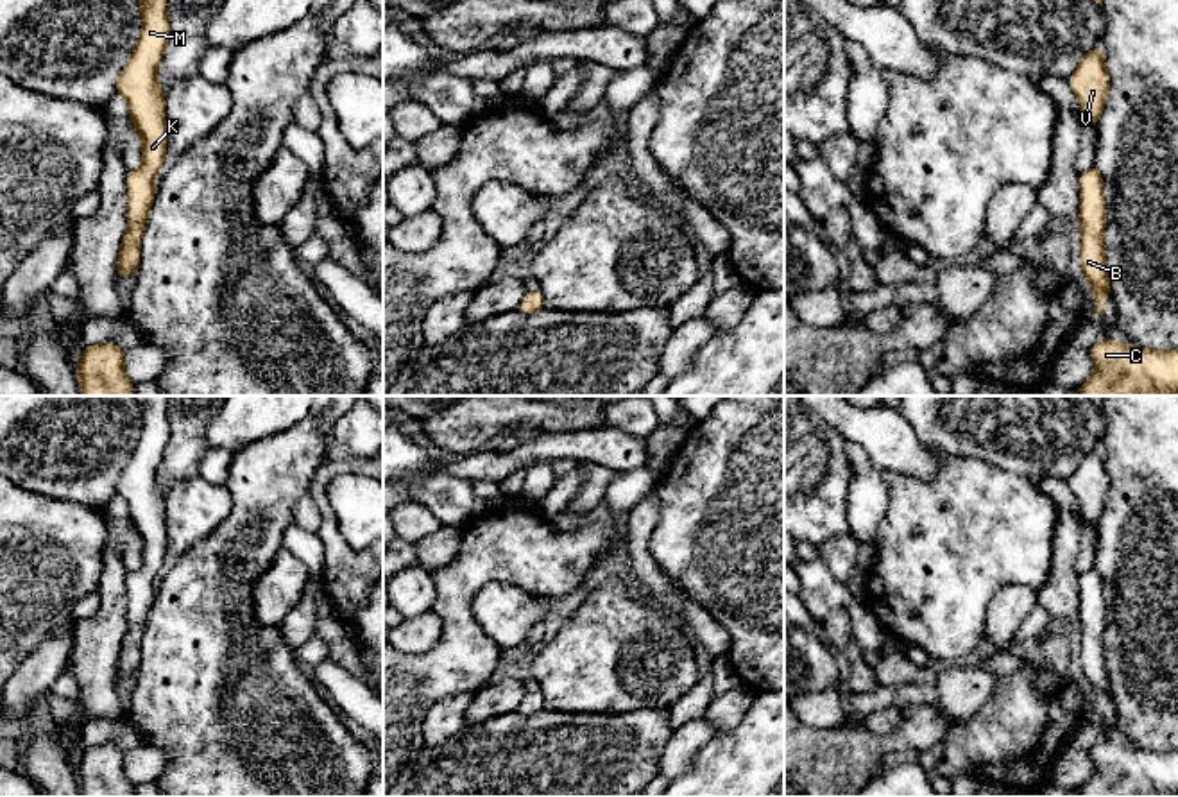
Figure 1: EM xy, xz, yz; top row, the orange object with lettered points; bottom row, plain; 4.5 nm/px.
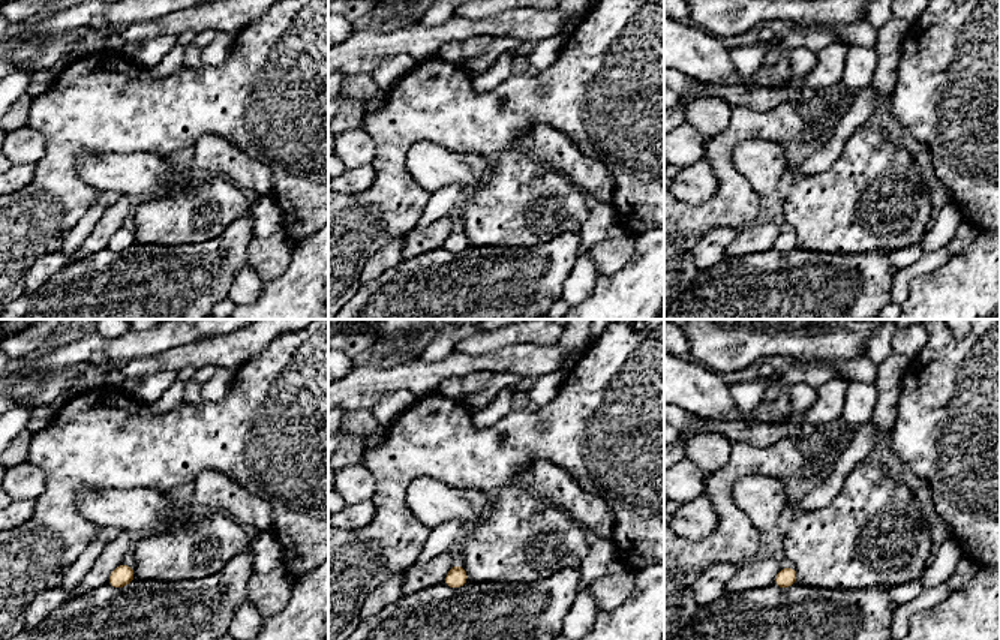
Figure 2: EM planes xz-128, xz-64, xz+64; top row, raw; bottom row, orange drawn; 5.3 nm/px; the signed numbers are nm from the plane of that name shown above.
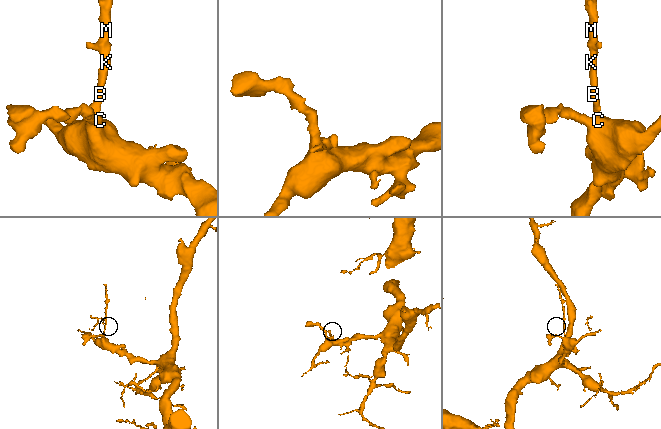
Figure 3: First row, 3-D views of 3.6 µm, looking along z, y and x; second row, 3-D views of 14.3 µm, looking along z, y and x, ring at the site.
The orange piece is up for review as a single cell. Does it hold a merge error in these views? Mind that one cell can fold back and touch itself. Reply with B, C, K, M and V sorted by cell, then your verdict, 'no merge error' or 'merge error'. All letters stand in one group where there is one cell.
groups B C K M V; no merge error

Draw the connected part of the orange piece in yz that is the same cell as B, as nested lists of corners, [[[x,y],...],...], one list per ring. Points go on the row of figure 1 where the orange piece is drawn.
[[[1092,163],[1080,176],[1080,220],[1081,270],[1090,283],[1090,292],[1097,301],[1094,317],[1106,308],[1110,292],[1110,281],[1103,249],[1103,231],[1106,226],[1106,202],[1103,199],[1103,177],[1097,167]]]

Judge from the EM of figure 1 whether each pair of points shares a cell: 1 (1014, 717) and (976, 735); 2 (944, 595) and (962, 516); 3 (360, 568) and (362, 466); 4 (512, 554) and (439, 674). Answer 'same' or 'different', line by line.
1: same
2: same
3: same
4: same

